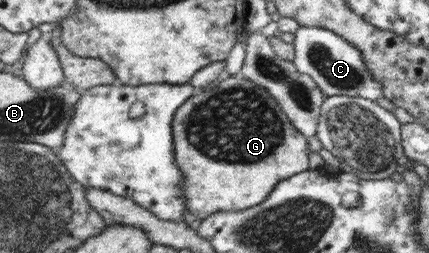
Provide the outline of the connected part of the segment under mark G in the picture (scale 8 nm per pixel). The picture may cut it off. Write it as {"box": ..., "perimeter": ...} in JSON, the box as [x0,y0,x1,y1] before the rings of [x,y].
{"box":[172,73,307,219],"perimeter":[[[239,73],[233,75],[223,75],[220,79],[209,86],[205,86],[201,93],[193,95],[185,101],[185,107],[177,111],[177,119],[173,121],[172,142],[177,143],[177,163],[181,163],[181,171],[184,175],[181,189],[184,193],[186,207],[189,213],[193,213],[198,219],[205,219],[208,215],[220,211],[241,211],[253,206],[259,205],[267,194],[273,189],[273,186],[282,179],[287,179],[291,175],[300,174],[307,169],[307,141],[301,137],[301,134],[293,128],[291,121],[279,109],[276,100],[265,91],[265,88],[259,87],[252,81],[246,80]]]}

